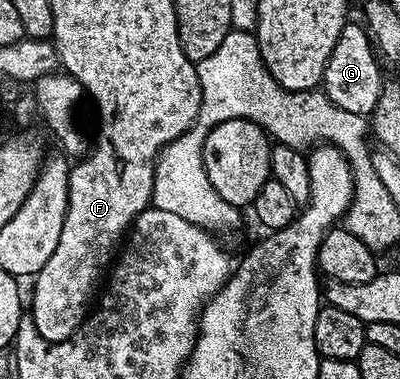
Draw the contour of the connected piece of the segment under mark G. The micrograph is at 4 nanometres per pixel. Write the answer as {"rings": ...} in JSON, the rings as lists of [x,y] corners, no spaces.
{"rings":[[[353,20],[346,21],[343,32],[339,32],[339,40],[335,40],[335,48],[331,48],[331,56],[325,65],[323,92],[346,112],[372,115],[383,89],[380,65],[382,66],[382,63],[375,53],[366,27],[361,24],[356,26]]]}

